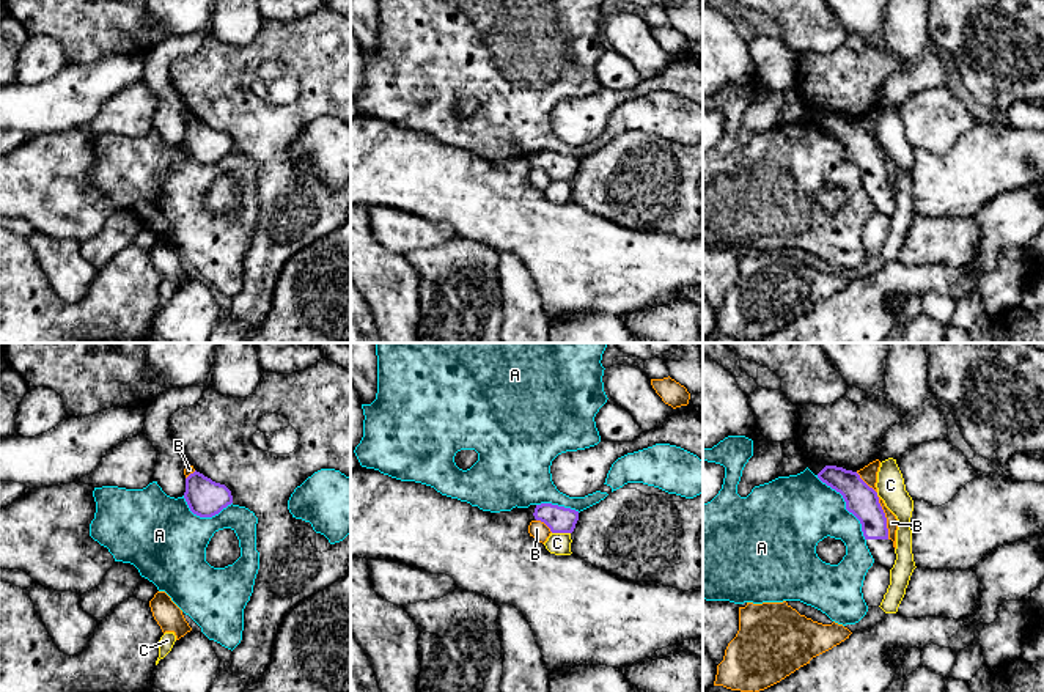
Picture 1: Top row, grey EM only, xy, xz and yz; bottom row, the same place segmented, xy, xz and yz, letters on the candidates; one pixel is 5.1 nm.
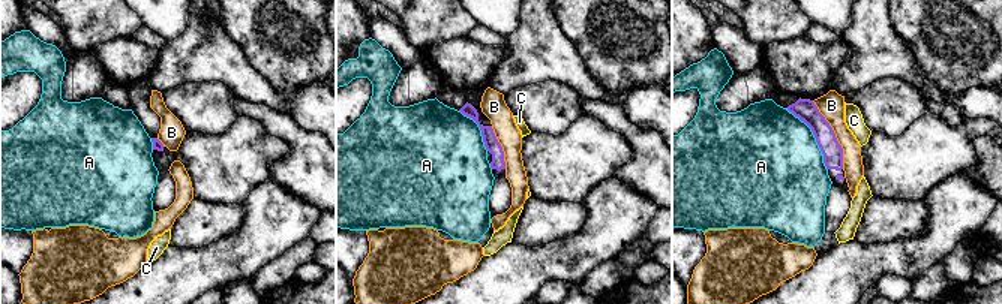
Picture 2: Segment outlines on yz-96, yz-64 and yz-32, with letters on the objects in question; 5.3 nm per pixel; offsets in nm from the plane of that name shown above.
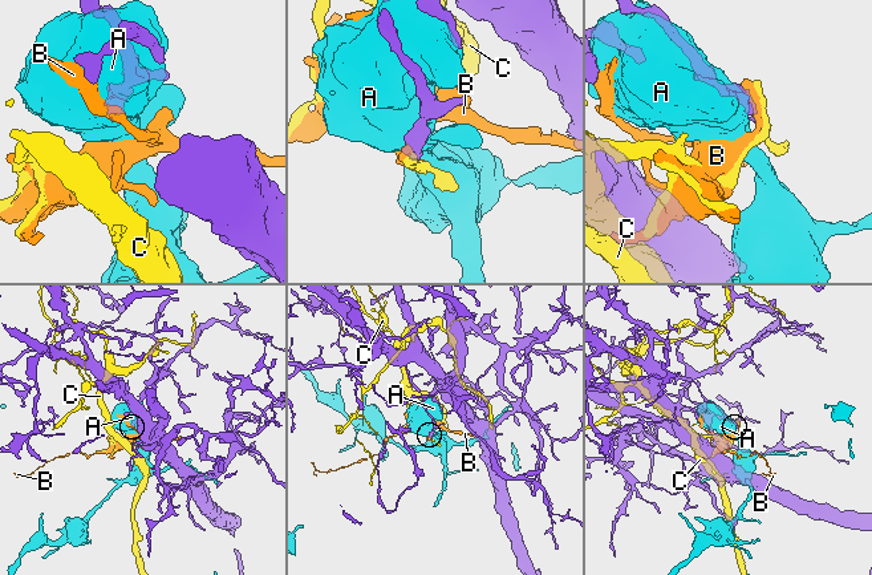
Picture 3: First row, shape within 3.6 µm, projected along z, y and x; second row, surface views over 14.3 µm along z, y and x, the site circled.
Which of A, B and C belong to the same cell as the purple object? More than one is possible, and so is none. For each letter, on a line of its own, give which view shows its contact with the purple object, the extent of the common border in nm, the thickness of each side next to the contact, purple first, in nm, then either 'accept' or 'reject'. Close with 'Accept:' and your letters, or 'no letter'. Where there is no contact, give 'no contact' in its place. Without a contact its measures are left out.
A: contact in yz; length 420 nm; calibres 160 and 360 nm; reject
B: contact in yz; length 240 nm; calibres 160 and 60 nm; reject
C: contact in xz; length 100 nm; calibres 140 and 110 nm; reject
Accept: no letter

